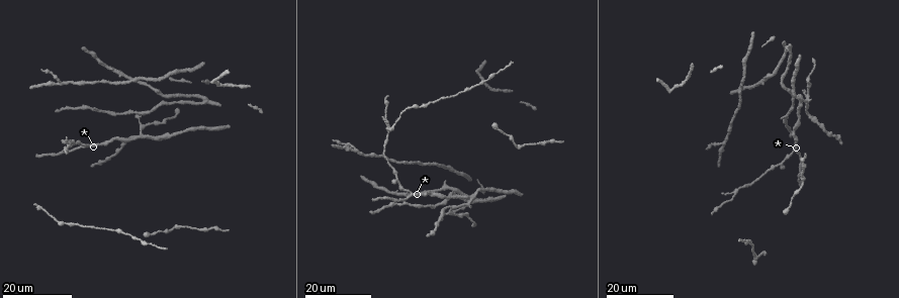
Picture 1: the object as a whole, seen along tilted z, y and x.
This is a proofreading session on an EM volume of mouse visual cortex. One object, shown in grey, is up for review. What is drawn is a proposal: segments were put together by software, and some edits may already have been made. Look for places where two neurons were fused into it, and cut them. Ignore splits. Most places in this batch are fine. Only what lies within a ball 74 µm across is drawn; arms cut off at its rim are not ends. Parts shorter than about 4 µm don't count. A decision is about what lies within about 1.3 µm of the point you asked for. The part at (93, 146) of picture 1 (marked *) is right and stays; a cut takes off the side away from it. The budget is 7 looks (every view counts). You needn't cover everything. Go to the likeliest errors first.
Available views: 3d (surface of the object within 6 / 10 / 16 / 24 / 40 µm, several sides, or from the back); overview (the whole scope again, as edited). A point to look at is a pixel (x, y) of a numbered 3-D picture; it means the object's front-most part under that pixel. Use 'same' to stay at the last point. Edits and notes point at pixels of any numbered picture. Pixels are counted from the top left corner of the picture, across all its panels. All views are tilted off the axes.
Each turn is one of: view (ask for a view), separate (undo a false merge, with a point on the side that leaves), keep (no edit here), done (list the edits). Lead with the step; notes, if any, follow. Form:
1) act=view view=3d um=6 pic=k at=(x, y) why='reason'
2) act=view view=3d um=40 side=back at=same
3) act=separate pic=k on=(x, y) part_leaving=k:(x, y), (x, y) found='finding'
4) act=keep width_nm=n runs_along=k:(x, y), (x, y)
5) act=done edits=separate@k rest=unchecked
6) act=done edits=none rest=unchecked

act=view view=3d um=24 pic=1 at=(767, 78)

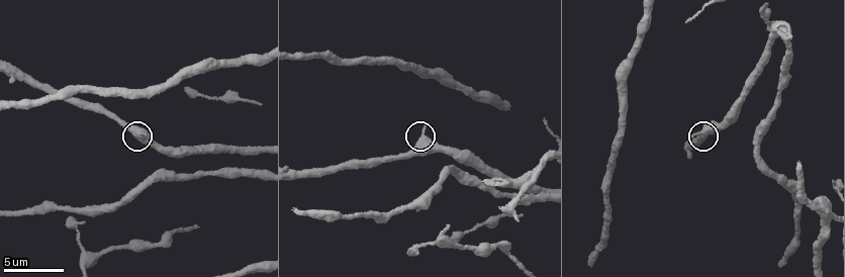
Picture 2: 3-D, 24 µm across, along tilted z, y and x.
act=view view=3d um=10 pic=2 at=(141, 131) why='closer look'

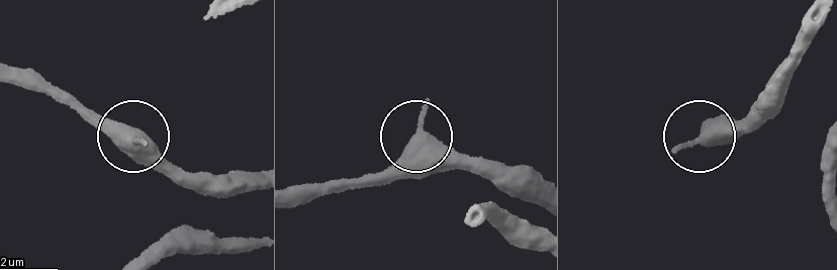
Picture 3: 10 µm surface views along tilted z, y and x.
act=view view=3d um=6 pic=3 at=(413, 143) why='zoom in'

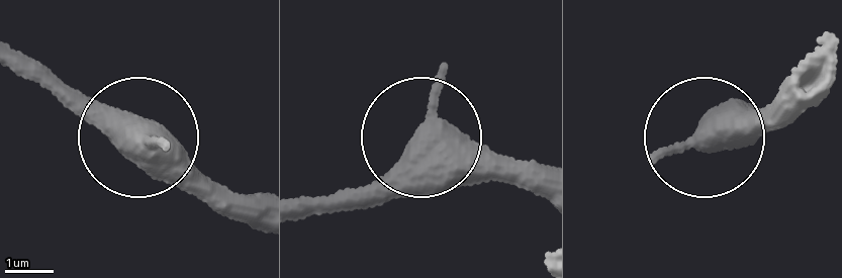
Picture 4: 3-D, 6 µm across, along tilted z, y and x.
act=keep runs_along=4:(258, 195), (161, 175), (130, 126), (55, 79) found='continuous, no second neuron'

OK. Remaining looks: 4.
act=view view=3d um=6 pic=2 at=(523, 191)

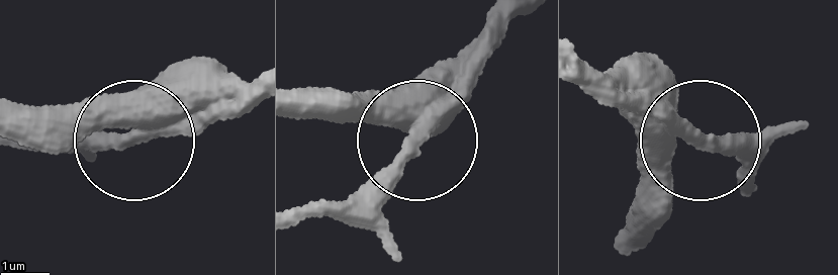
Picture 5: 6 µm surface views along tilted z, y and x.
act=keep side_arm_um=52 found='continuous, no second neuron'

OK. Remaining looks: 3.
act=view view=3d um=10 pic=2 at=(439, 243)

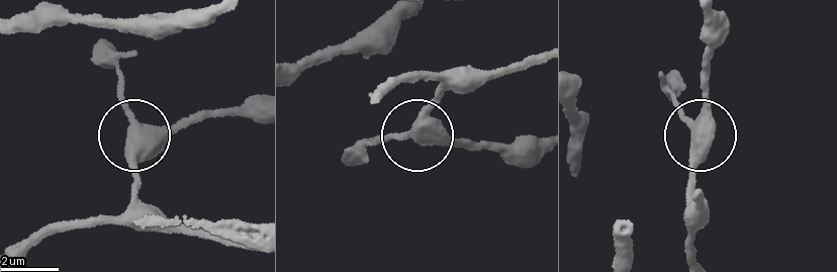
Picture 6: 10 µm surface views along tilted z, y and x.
act=keep found='all the same neuron'

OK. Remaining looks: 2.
act=done edits=none rest=unchecked

